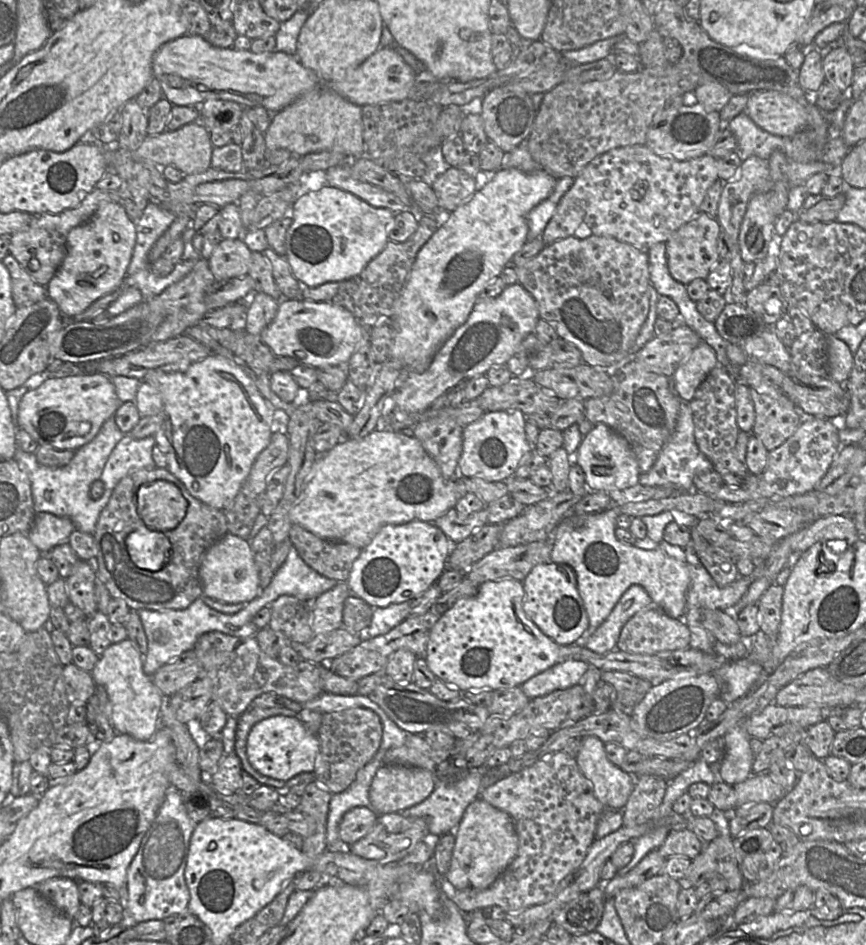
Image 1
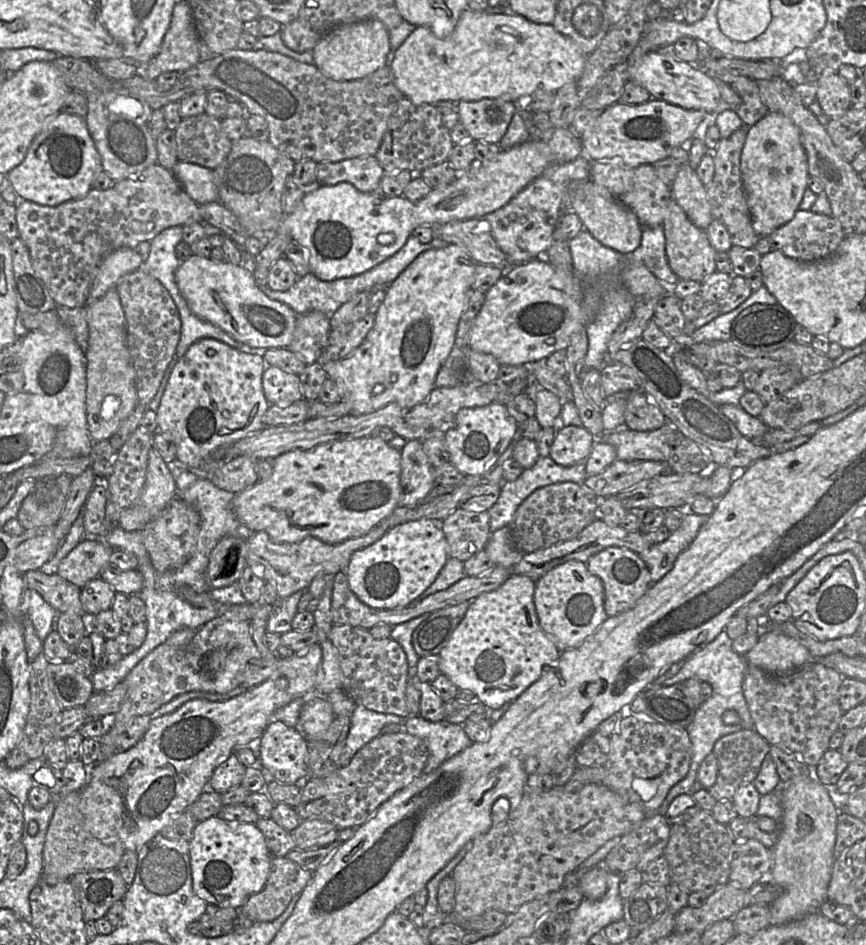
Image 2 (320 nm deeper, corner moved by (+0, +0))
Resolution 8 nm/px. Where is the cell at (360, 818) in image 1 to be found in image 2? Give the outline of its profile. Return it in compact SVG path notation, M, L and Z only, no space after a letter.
M322 819L302 820L291 834L296 849L314 849L327 846L337 839L339 829Z

